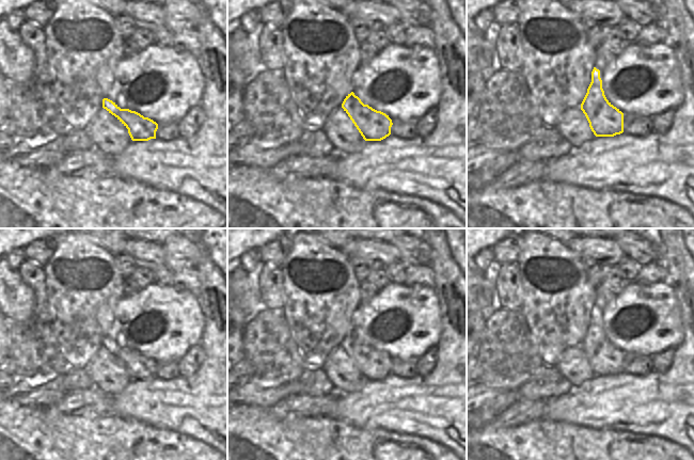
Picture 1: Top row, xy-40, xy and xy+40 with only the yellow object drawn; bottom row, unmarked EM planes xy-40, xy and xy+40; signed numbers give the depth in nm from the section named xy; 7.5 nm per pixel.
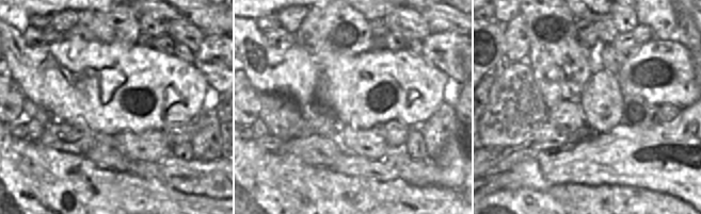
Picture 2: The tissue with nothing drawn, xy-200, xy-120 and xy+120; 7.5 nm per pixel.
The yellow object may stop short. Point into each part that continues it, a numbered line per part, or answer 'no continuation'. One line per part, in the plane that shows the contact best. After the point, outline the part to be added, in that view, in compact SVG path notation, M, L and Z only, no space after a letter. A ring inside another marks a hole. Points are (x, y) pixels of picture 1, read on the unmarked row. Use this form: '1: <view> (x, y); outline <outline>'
no continuation

